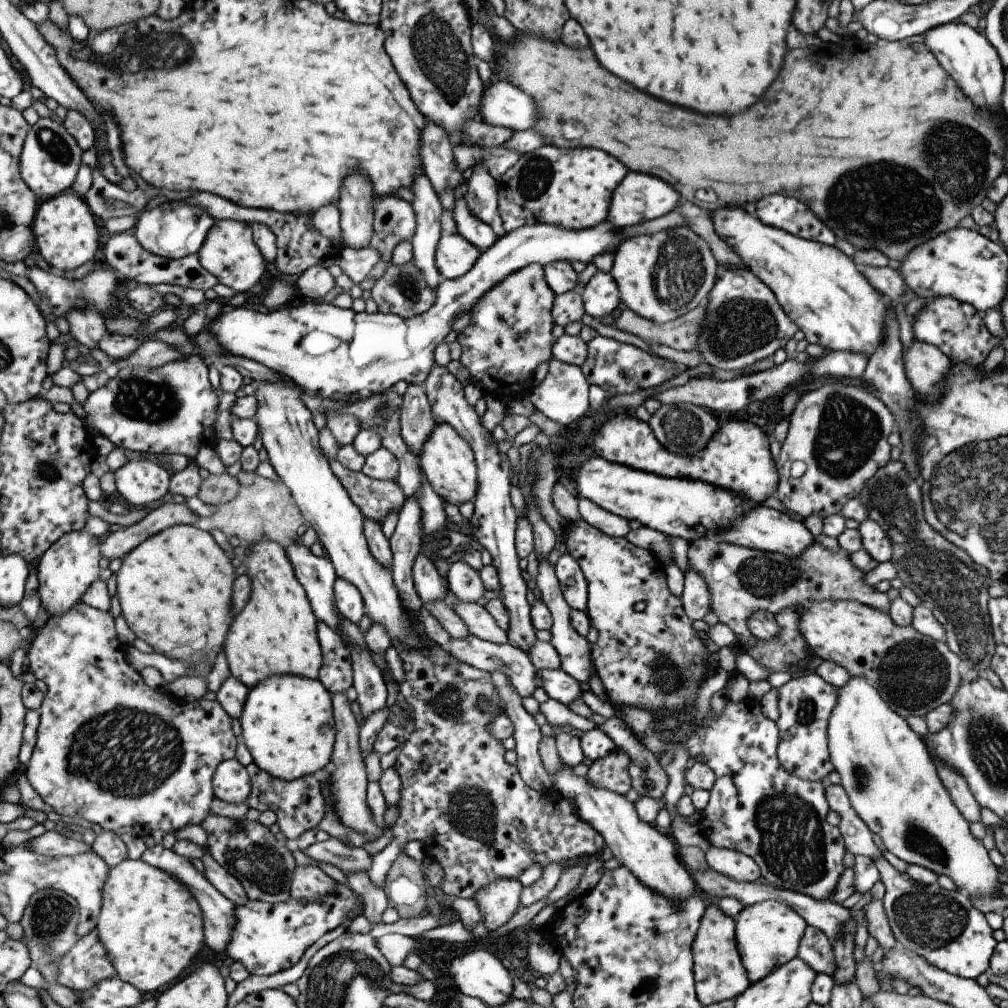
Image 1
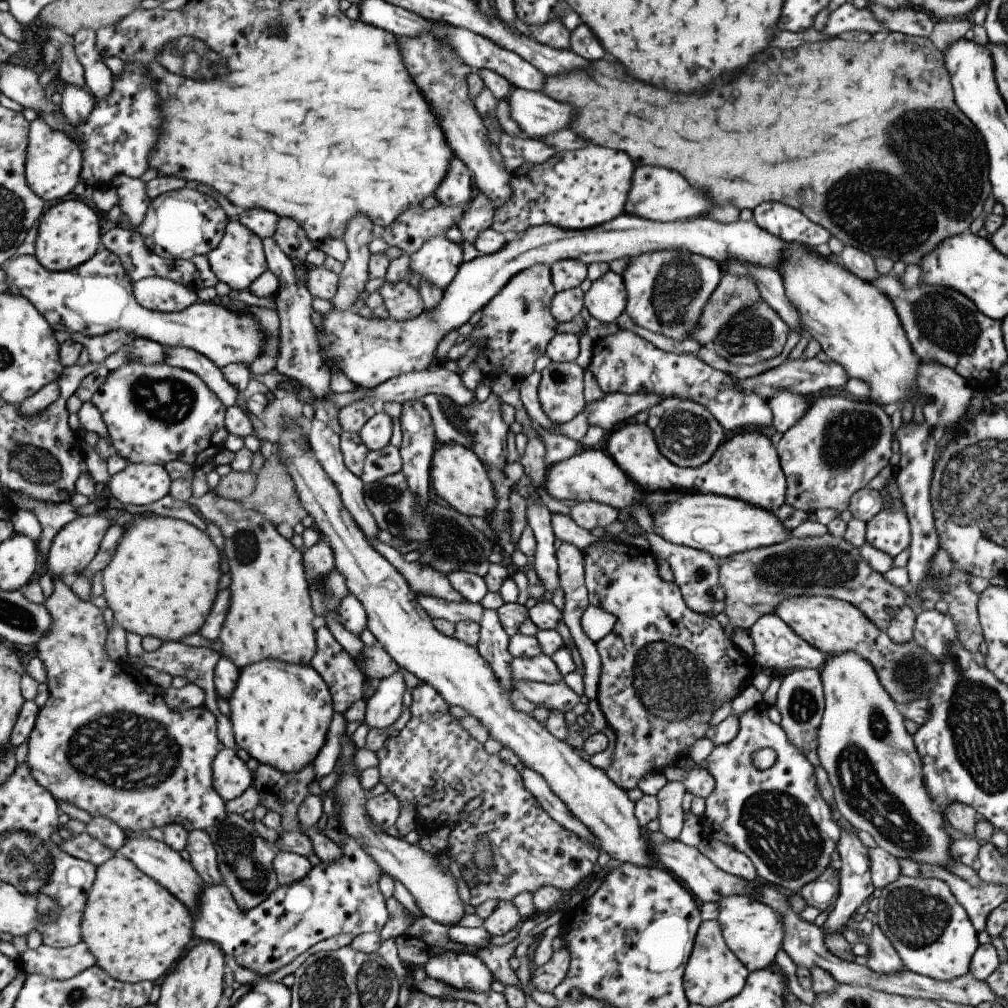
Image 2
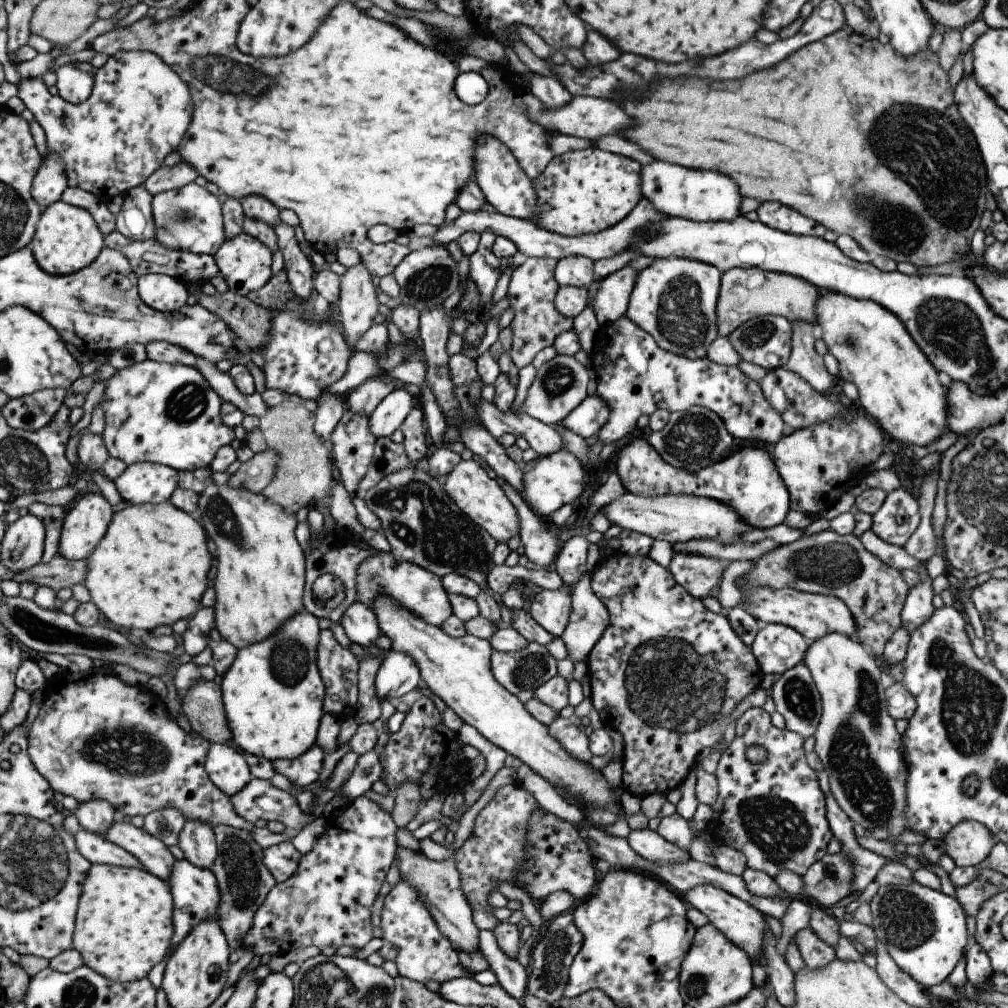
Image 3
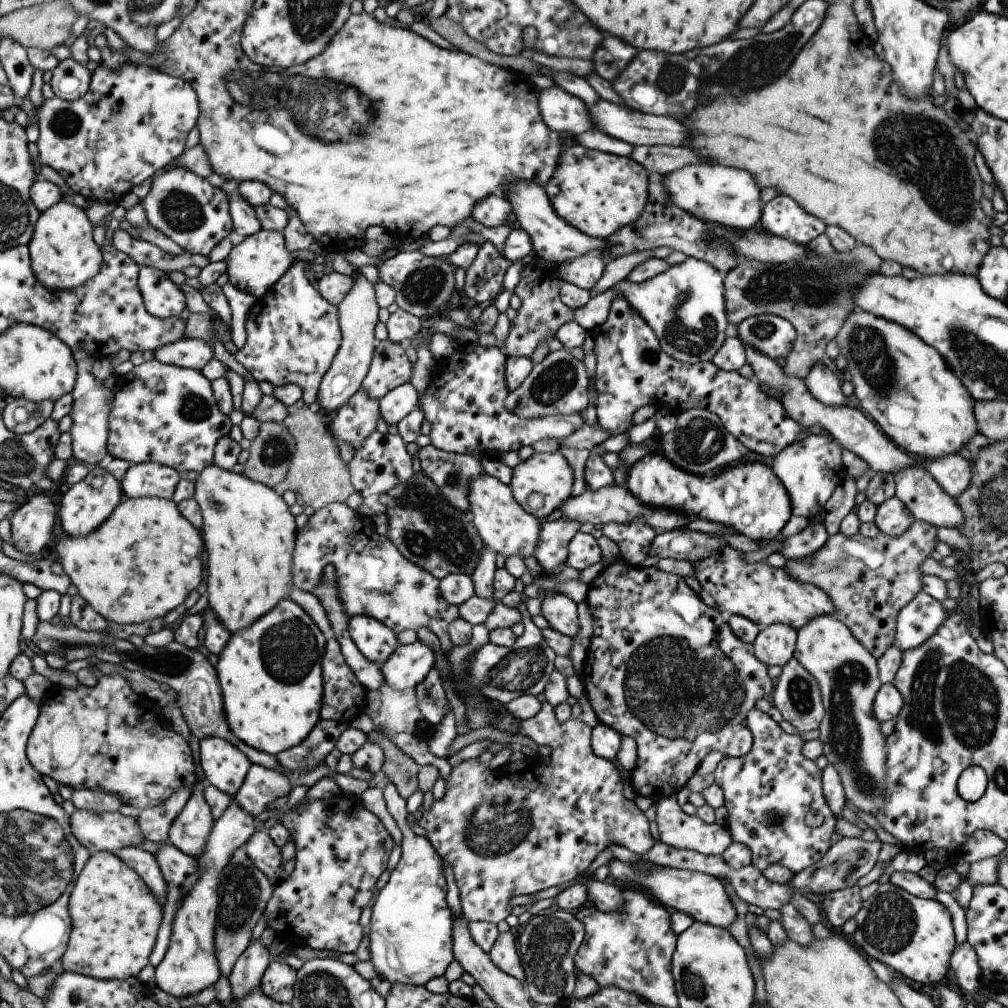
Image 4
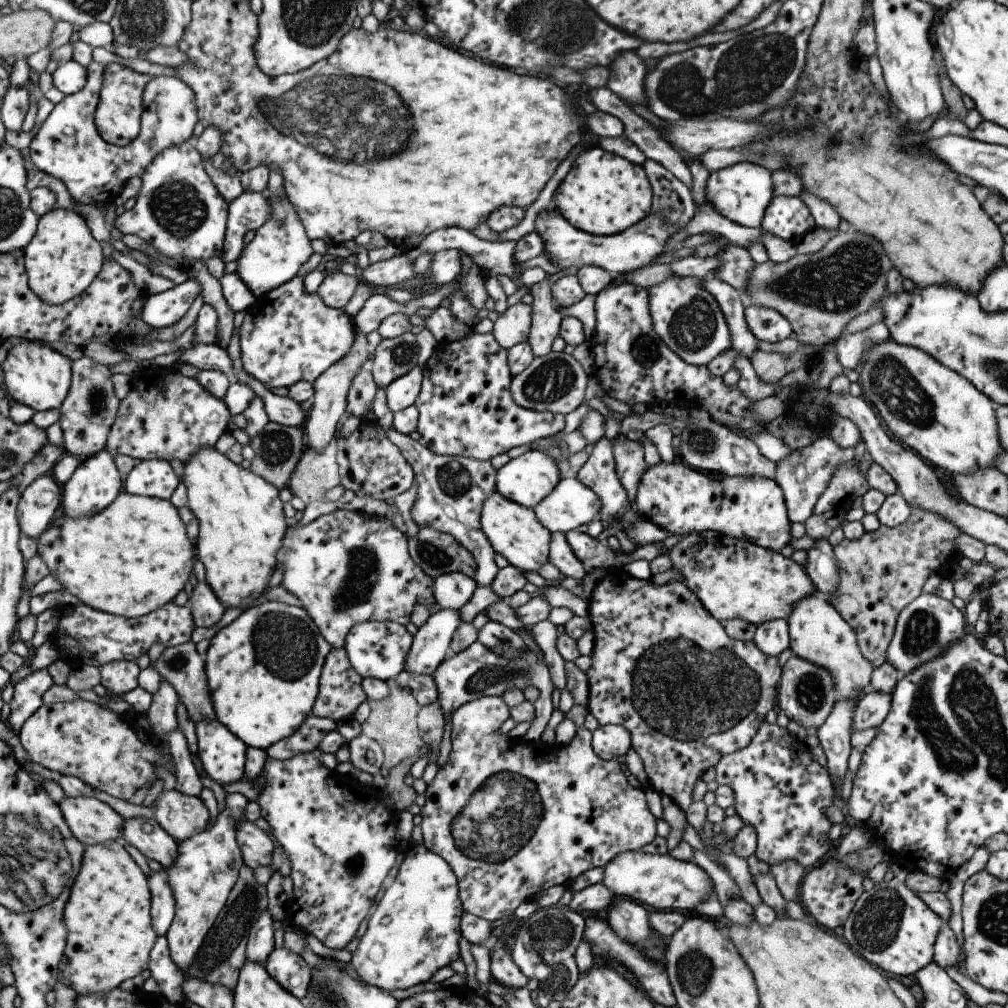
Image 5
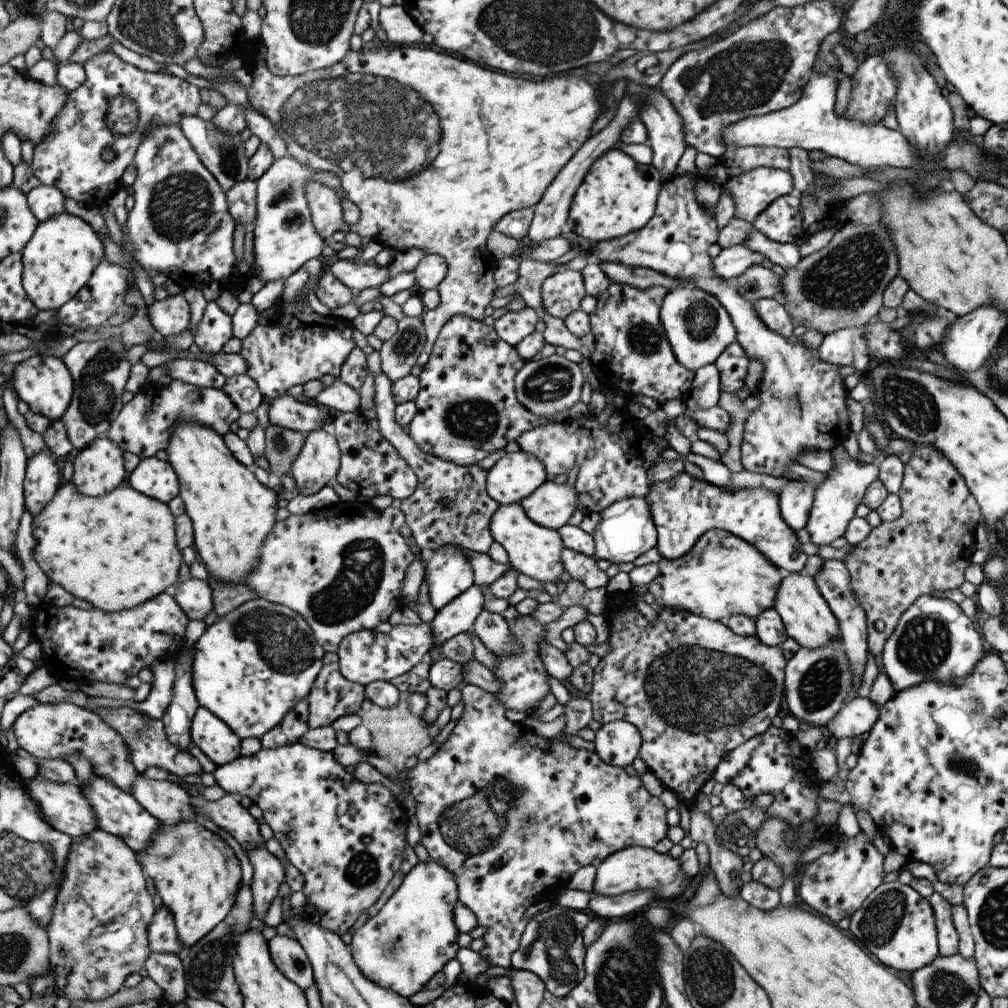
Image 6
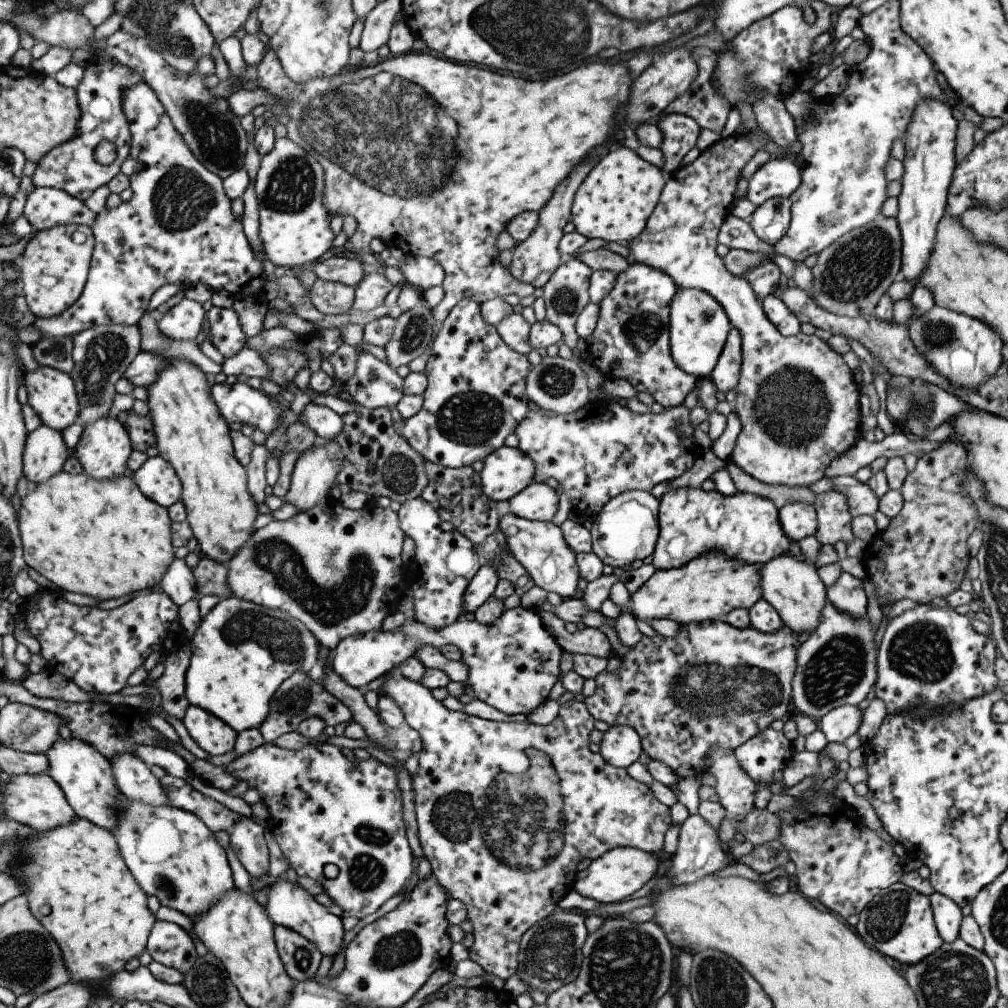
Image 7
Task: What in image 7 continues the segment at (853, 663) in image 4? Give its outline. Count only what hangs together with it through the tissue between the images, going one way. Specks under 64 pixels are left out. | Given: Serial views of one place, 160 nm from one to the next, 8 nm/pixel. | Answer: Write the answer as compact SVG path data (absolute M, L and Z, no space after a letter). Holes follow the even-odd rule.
M793 552L761 565L759 576L762 599L775 609L782 624L790 628L795 635L801 632L812 633L826 604L825 586L818 577L816 568L809 562L797 559Z

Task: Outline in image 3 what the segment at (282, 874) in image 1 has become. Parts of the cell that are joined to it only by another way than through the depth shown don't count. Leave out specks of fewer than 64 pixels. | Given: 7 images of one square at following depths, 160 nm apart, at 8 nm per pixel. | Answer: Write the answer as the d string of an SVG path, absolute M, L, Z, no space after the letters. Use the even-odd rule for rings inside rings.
M215 825L212 831L216 842L216 857L209 870L213 873L218 888L217 923L229 948L237 948L240 946L242 936L250 930L254 912L266 899L267 892L276 880L262 863L262 848L252 839L248 827L238 829Z

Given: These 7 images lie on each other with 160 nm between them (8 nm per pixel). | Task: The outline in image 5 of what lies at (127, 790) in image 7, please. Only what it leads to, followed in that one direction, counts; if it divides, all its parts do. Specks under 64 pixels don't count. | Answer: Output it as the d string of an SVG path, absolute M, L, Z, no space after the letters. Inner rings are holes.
M175 790L163 792L155 799L155 818L177 844L202 831L210 822L210 814L197 796Z

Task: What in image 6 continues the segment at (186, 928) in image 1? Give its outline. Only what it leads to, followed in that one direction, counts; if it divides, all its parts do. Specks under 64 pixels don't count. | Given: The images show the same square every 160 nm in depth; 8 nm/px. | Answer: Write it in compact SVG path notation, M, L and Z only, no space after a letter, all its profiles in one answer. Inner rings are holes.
M103 829L73 839L63 874L58 903L47 930L51 943L50 964L56 974L55 990L58 996L69 1001L102 1001L116 995L131 974L146 968L153 951L150 928L157 908L147 890L145 872L137 853L121 837Z

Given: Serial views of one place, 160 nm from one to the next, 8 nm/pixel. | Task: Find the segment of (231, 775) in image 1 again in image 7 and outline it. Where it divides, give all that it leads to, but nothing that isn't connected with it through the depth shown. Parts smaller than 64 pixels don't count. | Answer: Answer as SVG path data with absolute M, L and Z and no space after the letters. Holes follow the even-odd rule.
M189 705L181 722L193 742L208 755L224 755L233 750L236 732L220 717L198 706Z

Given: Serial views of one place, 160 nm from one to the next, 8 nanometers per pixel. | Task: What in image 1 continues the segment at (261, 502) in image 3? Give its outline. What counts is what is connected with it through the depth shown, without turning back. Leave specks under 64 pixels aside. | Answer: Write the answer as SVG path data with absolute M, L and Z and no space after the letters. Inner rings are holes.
M261 538L257 544L240 545L236 554L241 554L251 588L247 604L233 618L224 644L229 673L246 688L253 688L253 684L259 684L271 674L317 679L321 652L316 638L316 620L285 556L285 548L273 540Z

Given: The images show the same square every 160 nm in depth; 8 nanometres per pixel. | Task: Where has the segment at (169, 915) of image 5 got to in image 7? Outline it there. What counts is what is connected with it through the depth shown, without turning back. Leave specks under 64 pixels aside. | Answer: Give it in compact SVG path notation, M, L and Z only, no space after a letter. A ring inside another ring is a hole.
M157 921L148 938L150 956L166 967L174 968L184 975L197 960L191 937L173 922Z

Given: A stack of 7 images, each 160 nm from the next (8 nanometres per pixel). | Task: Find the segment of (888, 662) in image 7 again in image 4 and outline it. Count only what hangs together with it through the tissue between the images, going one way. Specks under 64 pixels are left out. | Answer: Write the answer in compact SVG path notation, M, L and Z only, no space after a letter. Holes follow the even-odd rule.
M923 591L916 592L916 595L896 614L893 645L897 646L901 652L918 647L936 631L949 614L950 612L946 612L937 600Z

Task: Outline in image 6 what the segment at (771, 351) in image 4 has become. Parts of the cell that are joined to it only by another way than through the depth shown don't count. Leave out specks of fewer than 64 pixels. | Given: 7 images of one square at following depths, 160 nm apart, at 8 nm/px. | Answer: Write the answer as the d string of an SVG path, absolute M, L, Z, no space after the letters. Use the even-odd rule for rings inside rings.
M759 298L752 303L753 310L757 318L771 331L782 337L790 337L791 331L795 327L794 321L787 314L786 308L779 300Z

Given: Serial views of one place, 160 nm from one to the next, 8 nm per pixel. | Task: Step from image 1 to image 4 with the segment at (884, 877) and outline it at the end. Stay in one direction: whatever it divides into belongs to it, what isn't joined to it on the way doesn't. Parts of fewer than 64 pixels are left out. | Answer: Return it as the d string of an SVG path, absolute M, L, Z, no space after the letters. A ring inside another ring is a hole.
M888 882L878 885L875 892L867 900L860 903L859 910L853 918L855 918L857 929L853 932L851 938L854 942L853 947L861 952L861 956L880 960L896 975L907 978L907 980L914 980L919 984L933 984L945 981L949 959L956 944L953 937L951 916L947 908L936 899L913 896L906 890Z

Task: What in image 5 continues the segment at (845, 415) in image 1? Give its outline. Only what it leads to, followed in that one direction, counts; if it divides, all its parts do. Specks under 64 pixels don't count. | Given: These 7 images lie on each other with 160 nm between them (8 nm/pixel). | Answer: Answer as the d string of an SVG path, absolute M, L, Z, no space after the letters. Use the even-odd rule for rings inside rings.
M829 437L817 438L811 444L789 451L787 456L775 463L774 478L781 489L786 515L790 523L803 523L812 513L819 495L827 488L833 471L853 460L853 447L842 449Z

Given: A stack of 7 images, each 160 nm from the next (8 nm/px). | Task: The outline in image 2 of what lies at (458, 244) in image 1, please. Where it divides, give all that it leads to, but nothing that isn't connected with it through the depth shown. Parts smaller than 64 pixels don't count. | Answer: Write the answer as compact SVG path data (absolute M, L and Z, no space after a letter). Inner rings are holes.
M435 236L409 255L411 274L403 280L417 288L417 280L425 278L435 288L443 290L453 280L462 263L462 248L449 242L445 236Z

